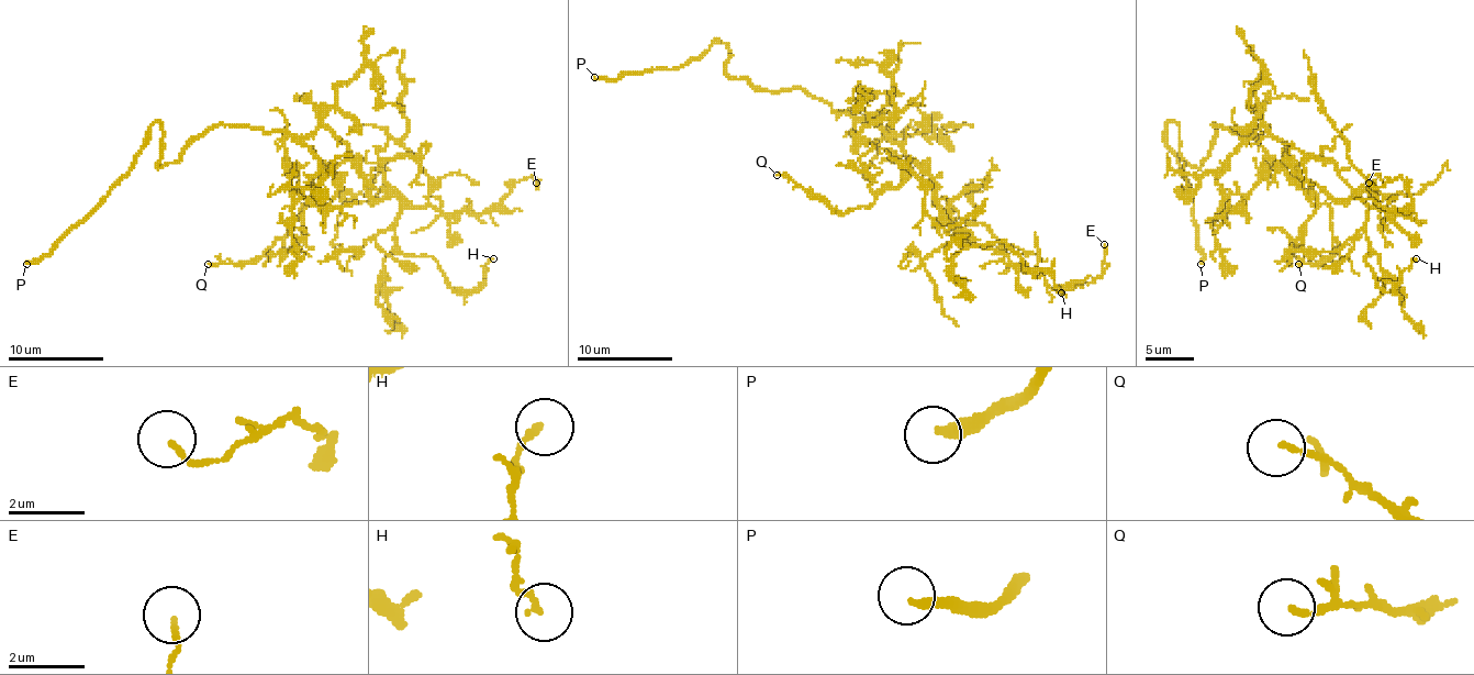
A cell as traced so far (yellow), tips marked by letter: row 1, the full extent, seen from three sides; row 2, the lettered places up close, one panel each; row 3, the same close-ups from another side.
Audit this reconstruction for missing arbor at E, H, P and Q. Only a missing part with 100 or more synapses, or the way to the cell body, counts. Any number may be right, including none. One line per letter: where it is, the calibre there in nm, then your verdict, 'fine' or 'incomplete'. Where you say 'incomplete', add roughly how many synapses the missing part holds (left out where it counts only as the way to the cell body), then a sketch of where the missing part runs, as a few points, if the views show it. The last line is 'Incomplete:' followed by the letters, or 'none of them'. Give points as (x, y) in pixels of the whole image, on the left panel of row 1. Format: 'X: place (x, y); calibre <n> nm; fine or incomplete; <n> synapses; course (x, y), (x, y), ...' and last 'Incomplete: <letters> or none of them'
E: place (536, 183); calibre 130 nm; fine
H: place (493, 258); calibre 160 nm; fine
P: place (26, 264); calibre 260 nm; incomplete
Q: place (208, 264); calibre 140 nm; fine
Incomplete: P

